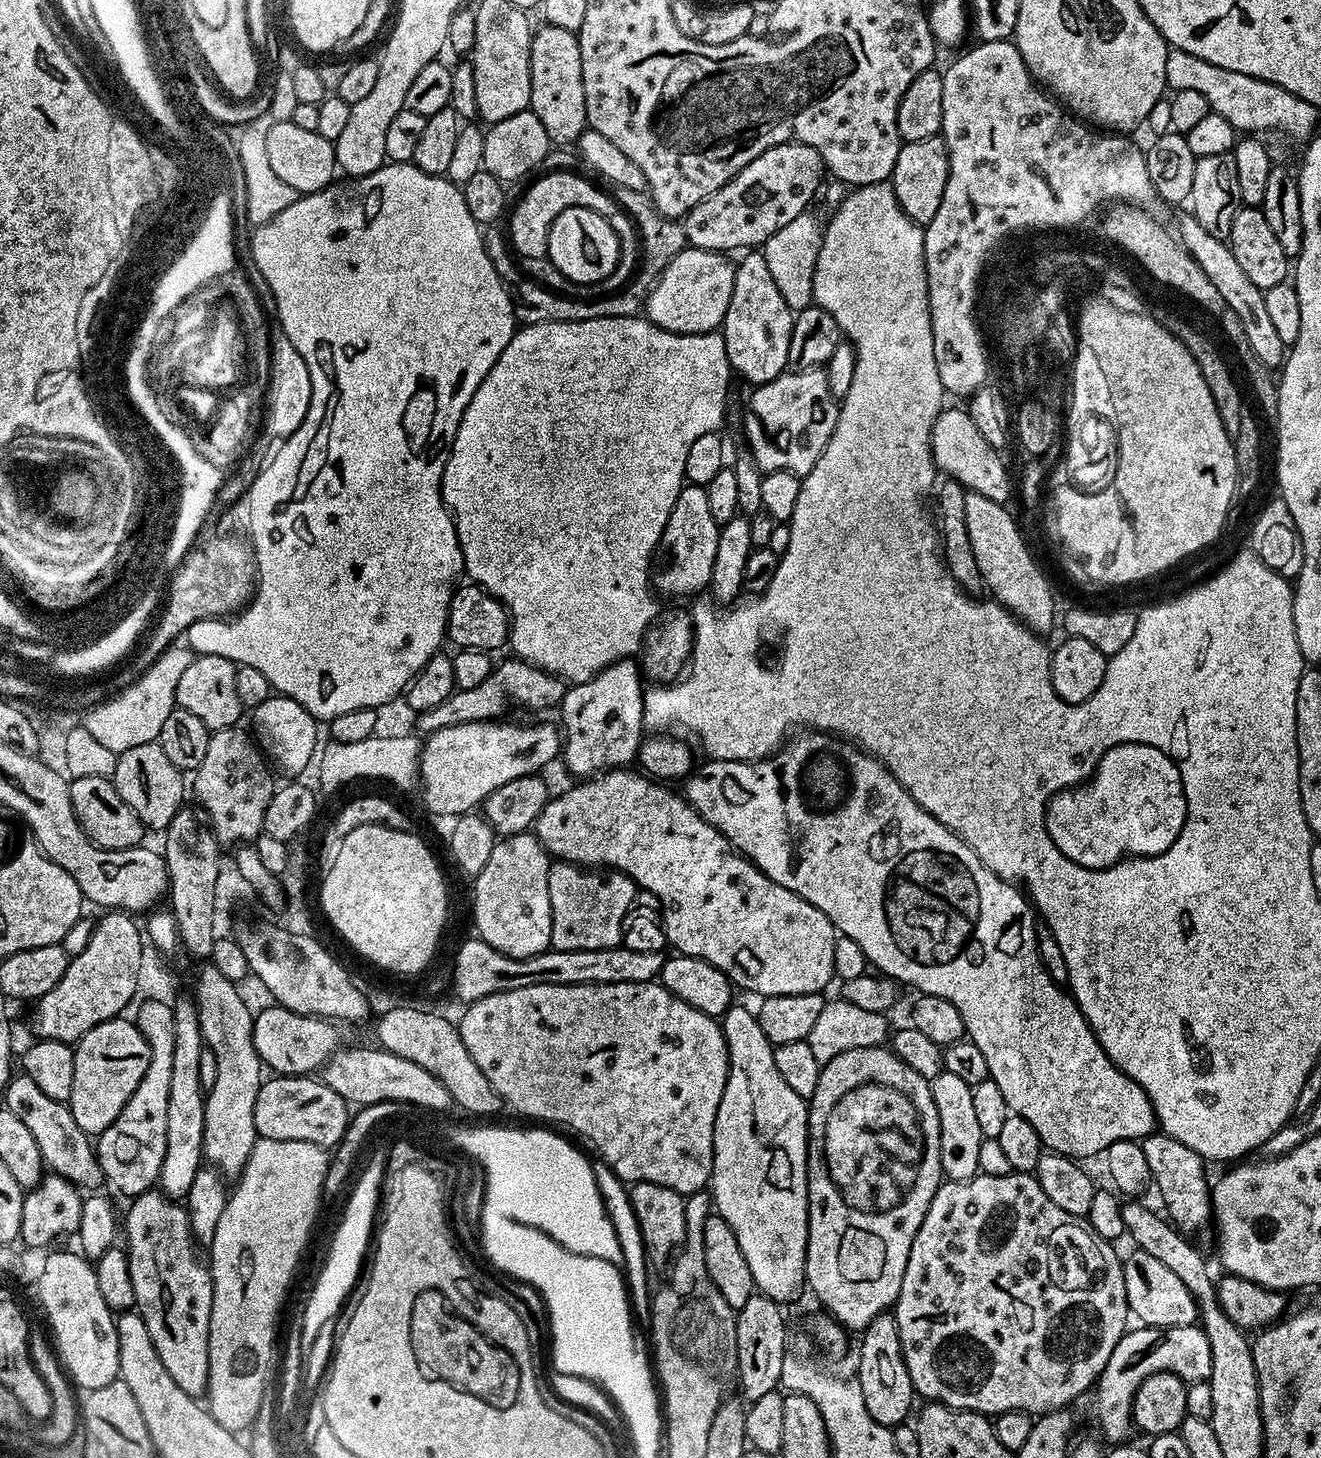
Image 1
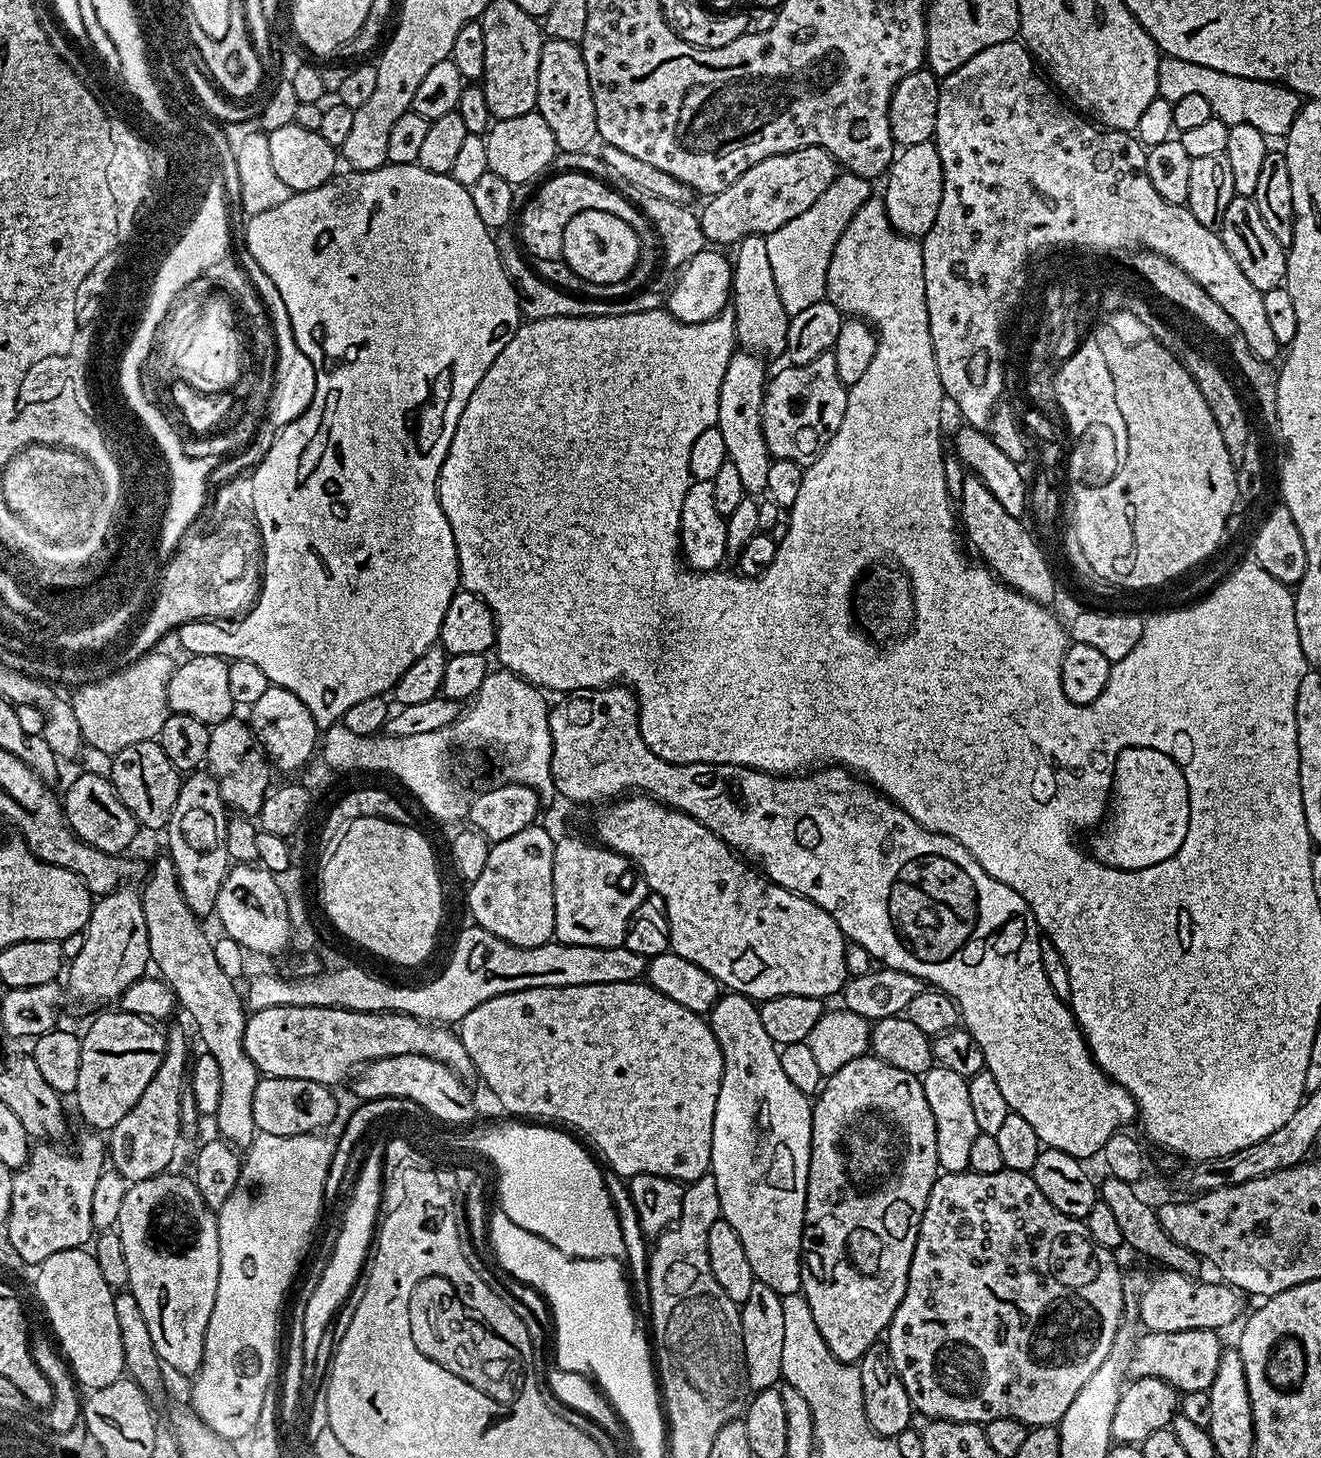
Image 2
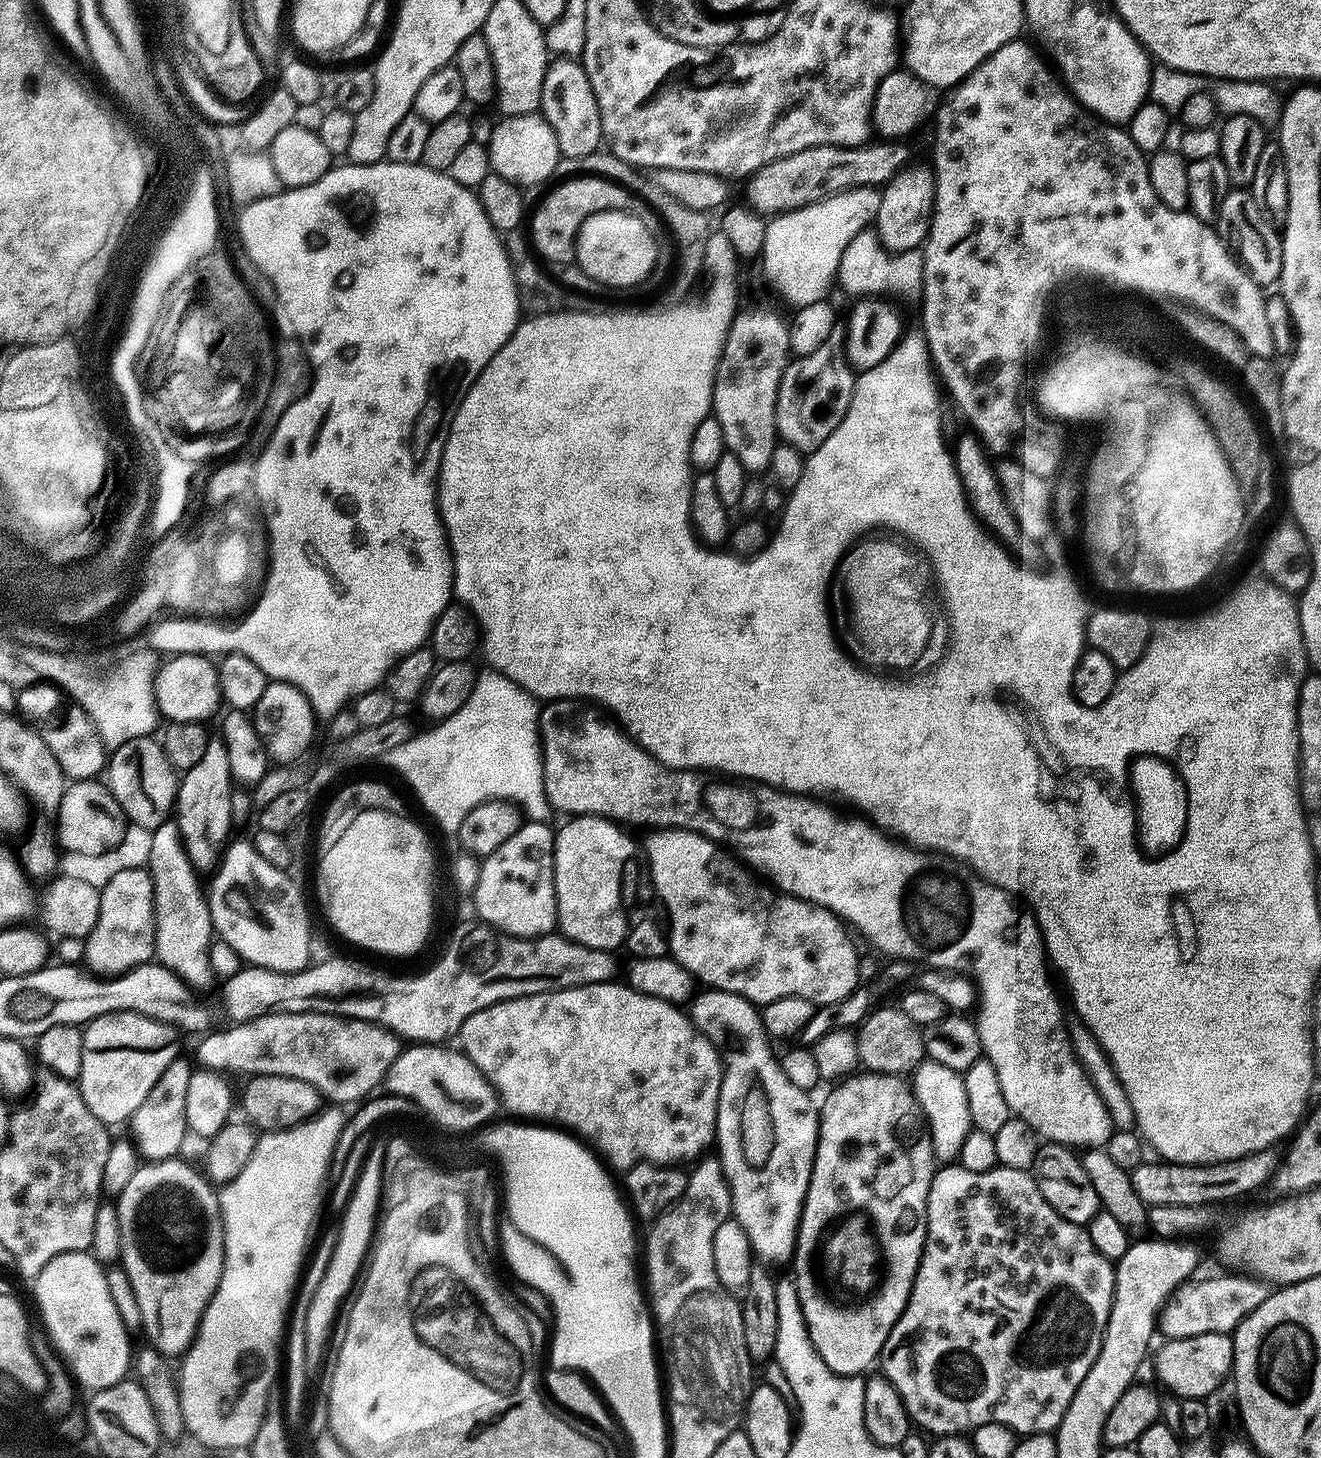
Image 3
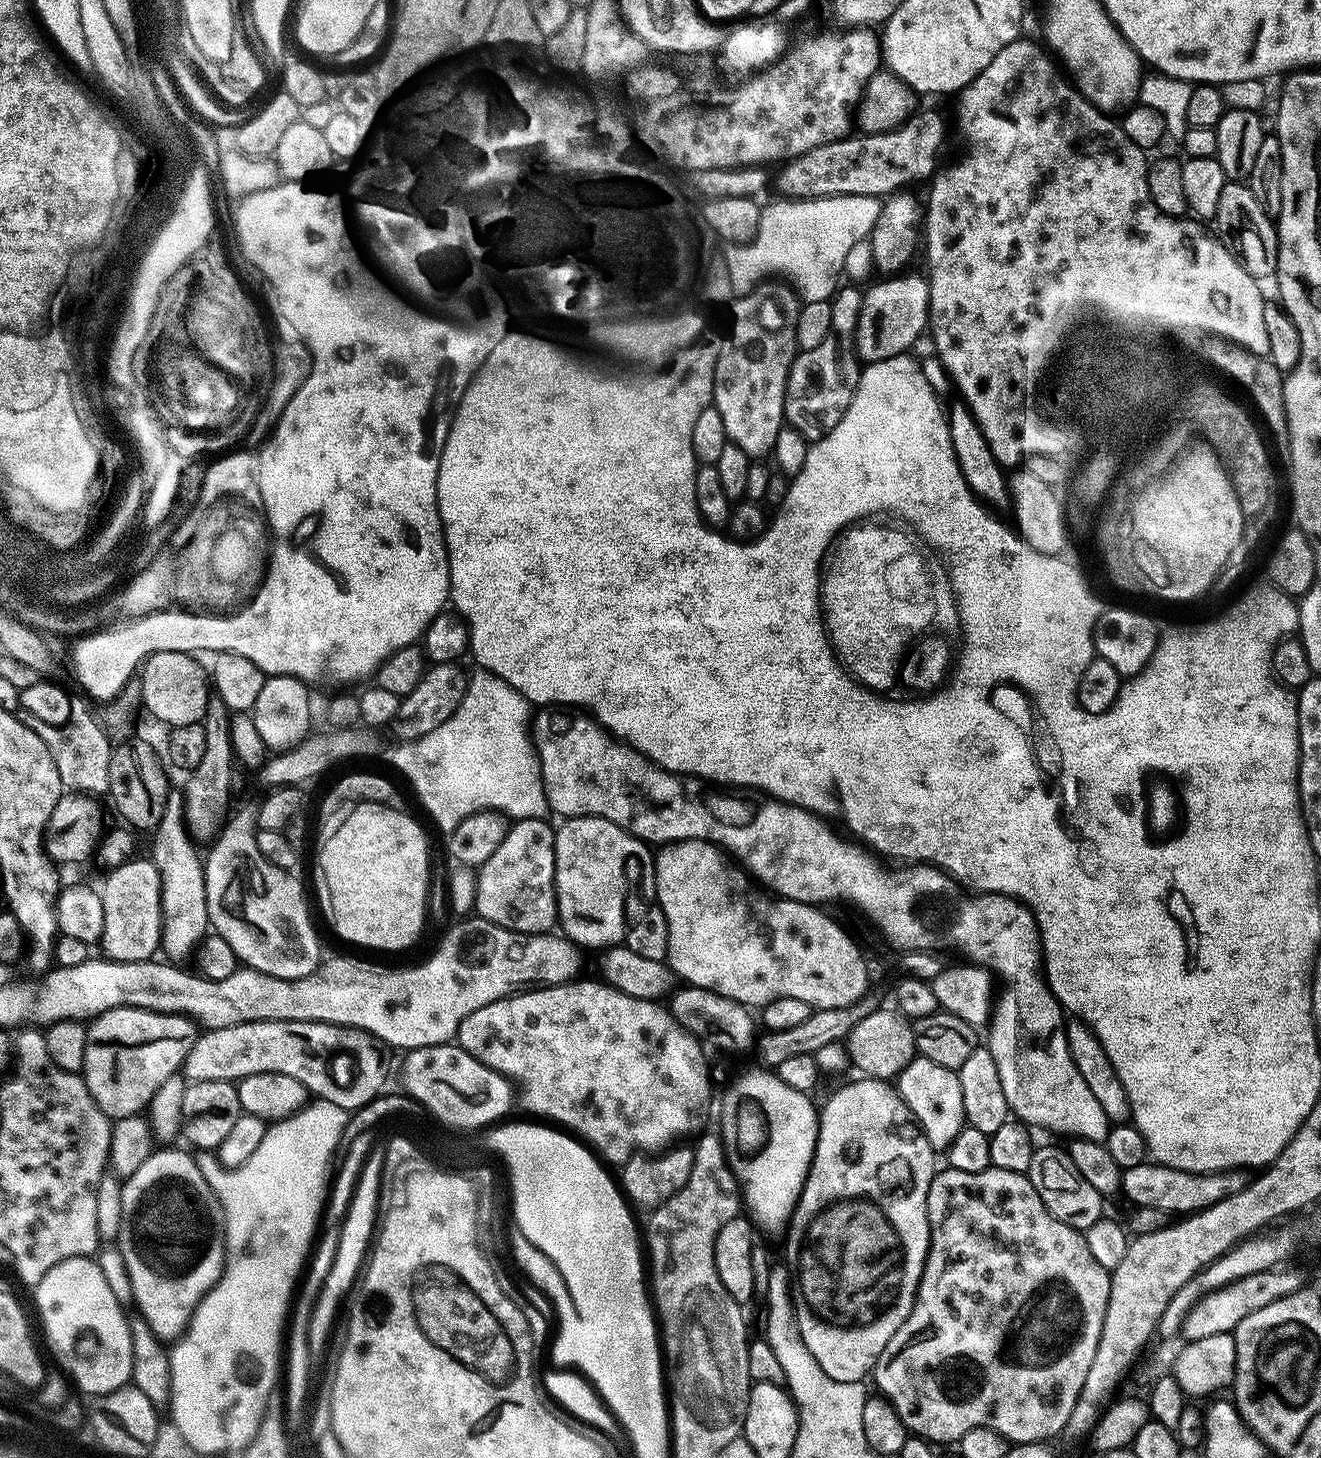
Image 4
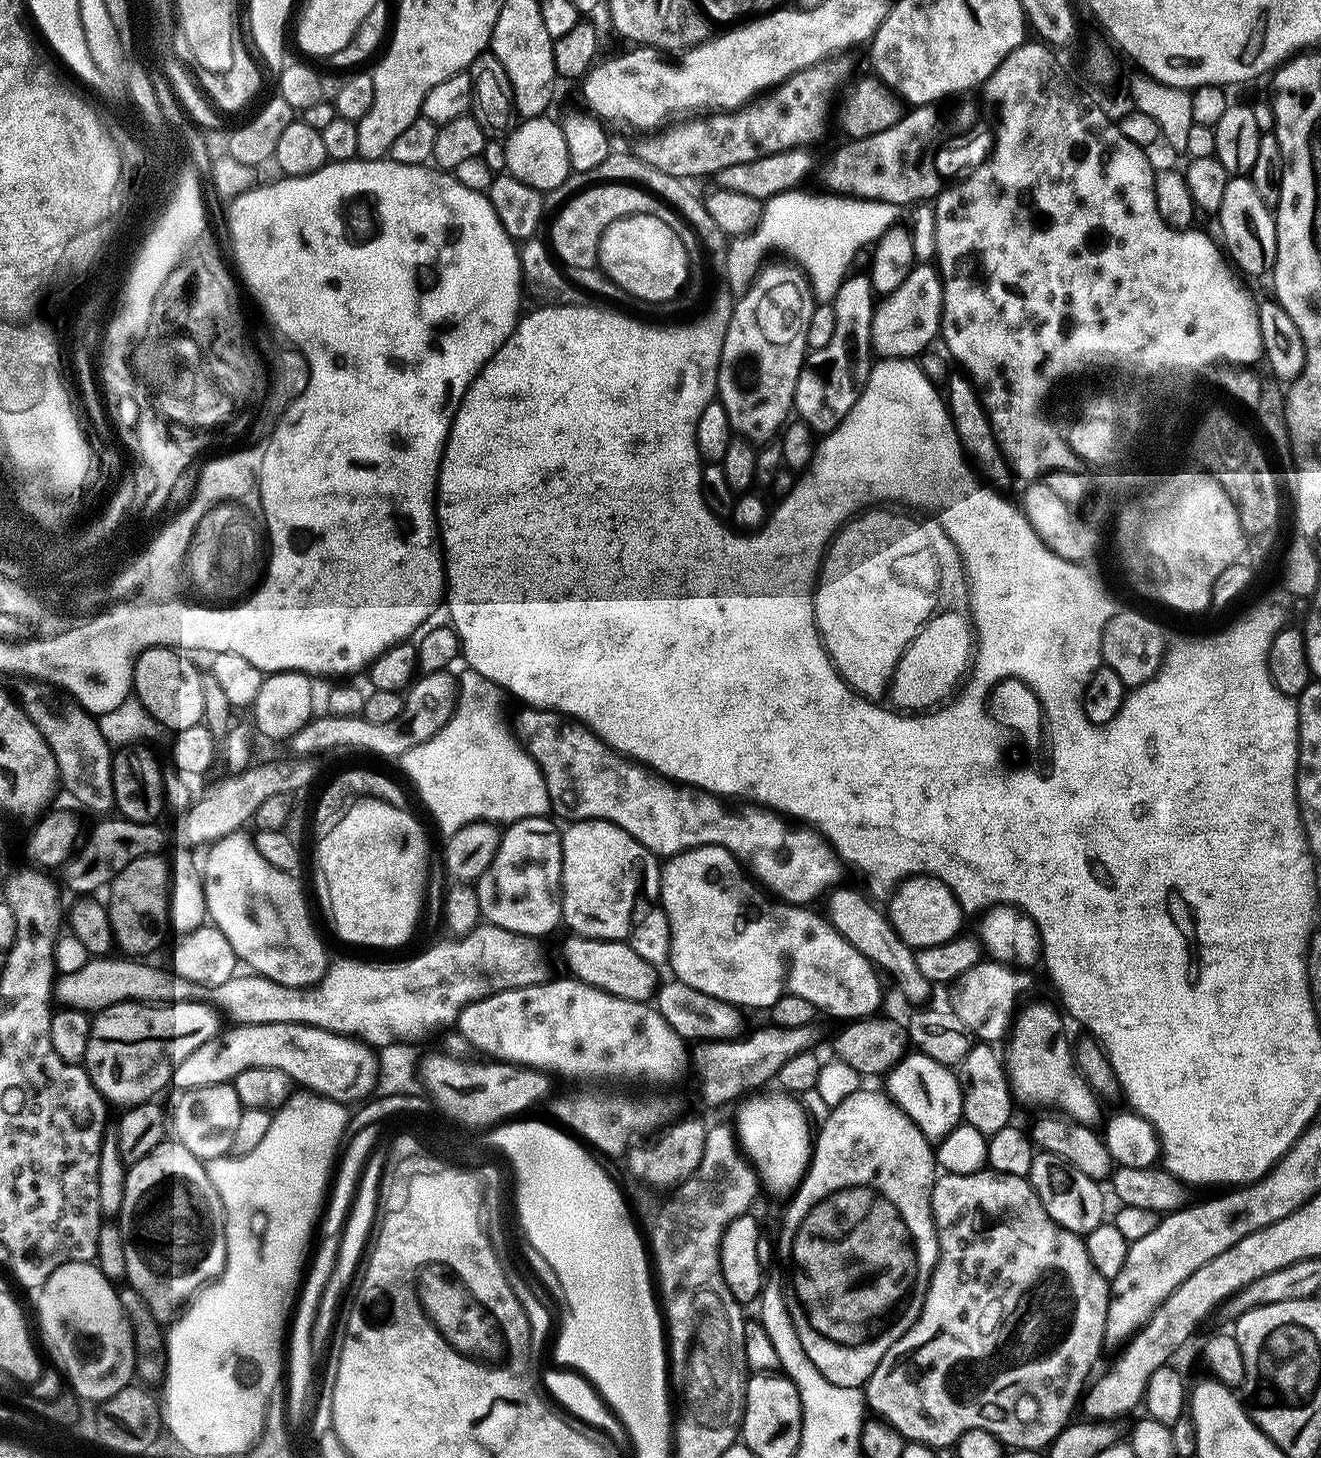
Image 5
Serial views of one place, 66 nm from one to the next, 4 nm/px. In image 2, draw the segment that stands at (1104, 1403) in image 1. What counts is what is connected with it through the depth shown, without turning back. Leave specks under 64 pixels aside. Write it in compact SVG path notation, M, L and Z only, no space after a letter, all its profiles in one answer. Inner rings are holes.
M1211 1328L1178 1330L1177 1332L1145 1331L1132 1347L1128 1376L1162 1378L1177 1393L1207 1392L1218 1374L1218 1358L1222 1351L1221 1333Z

